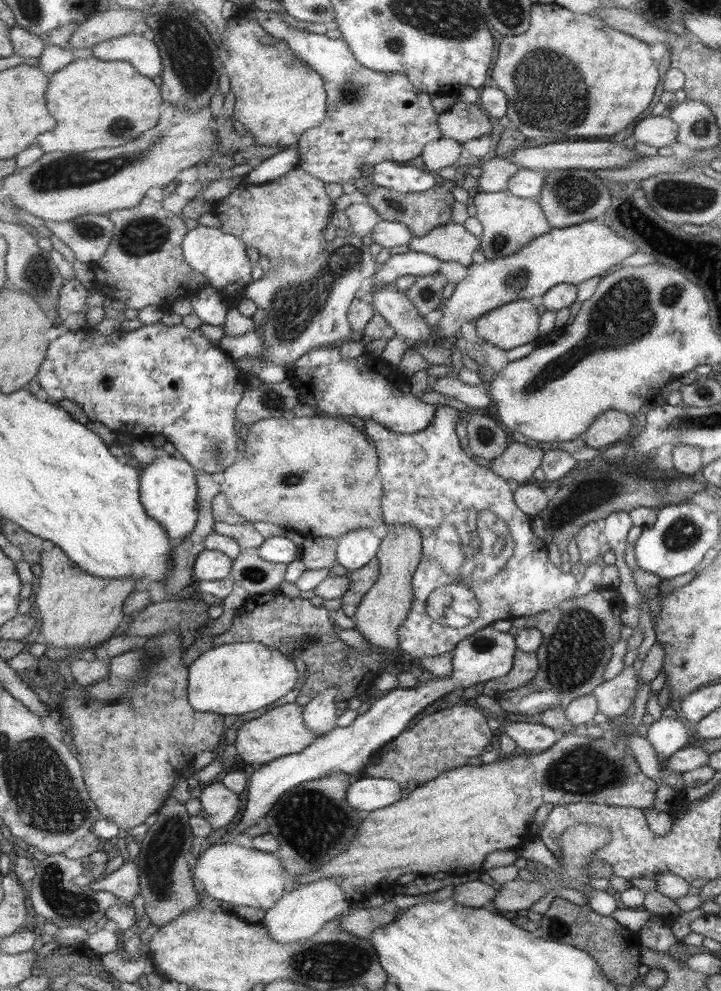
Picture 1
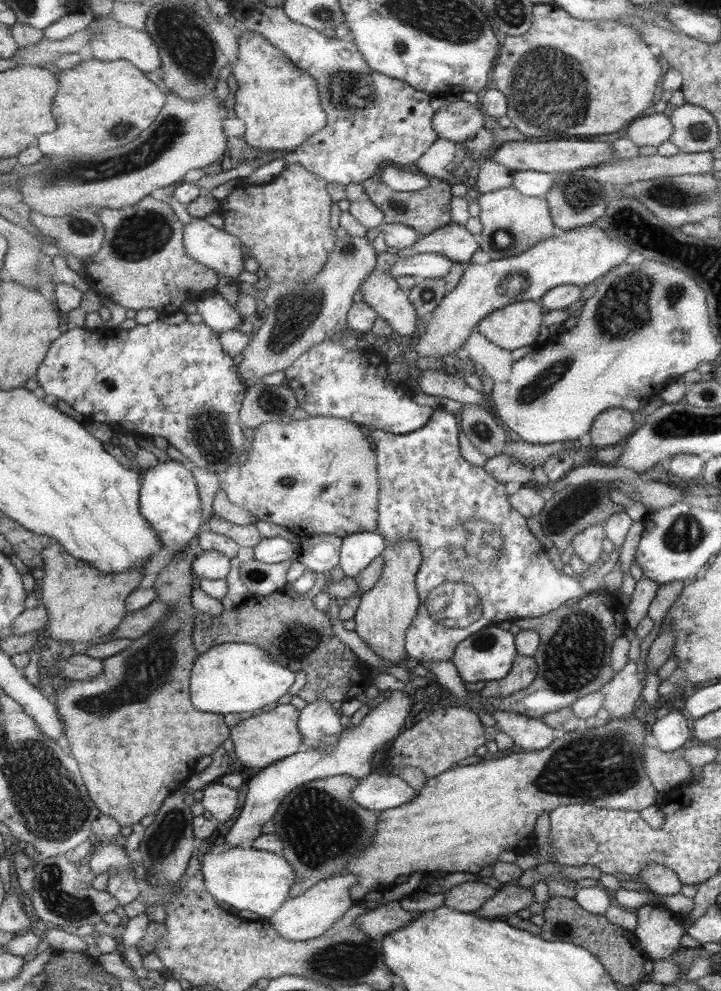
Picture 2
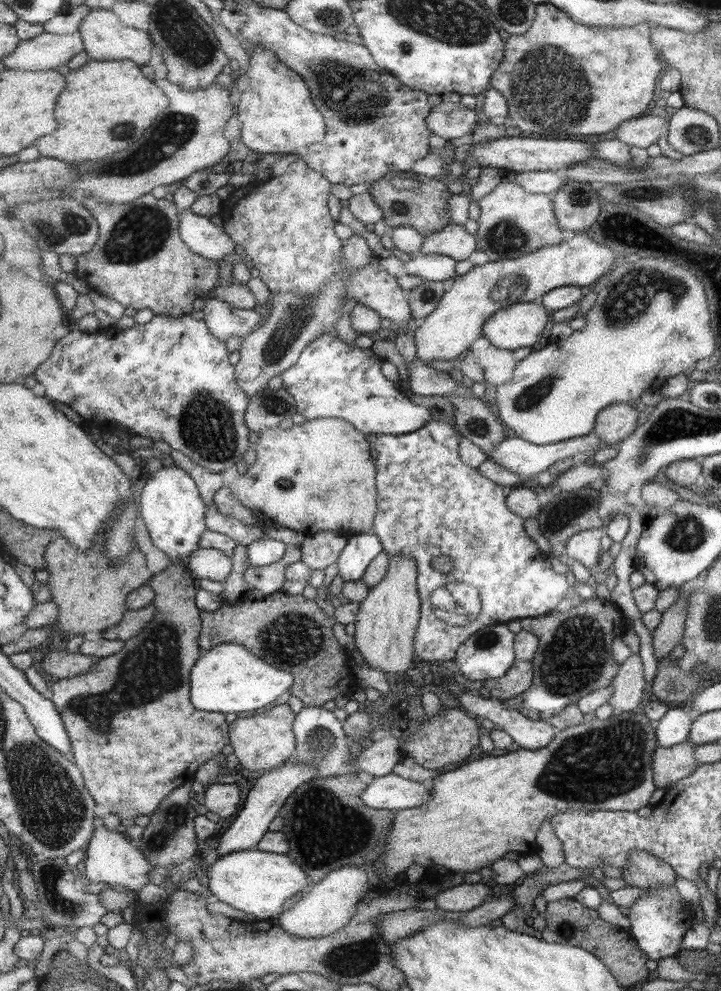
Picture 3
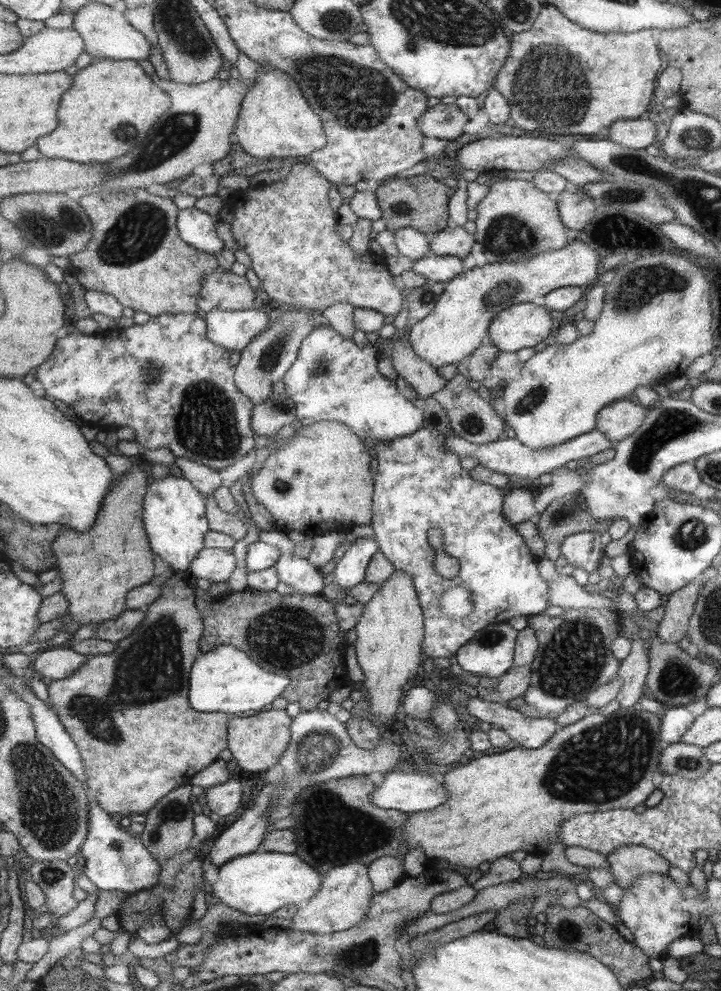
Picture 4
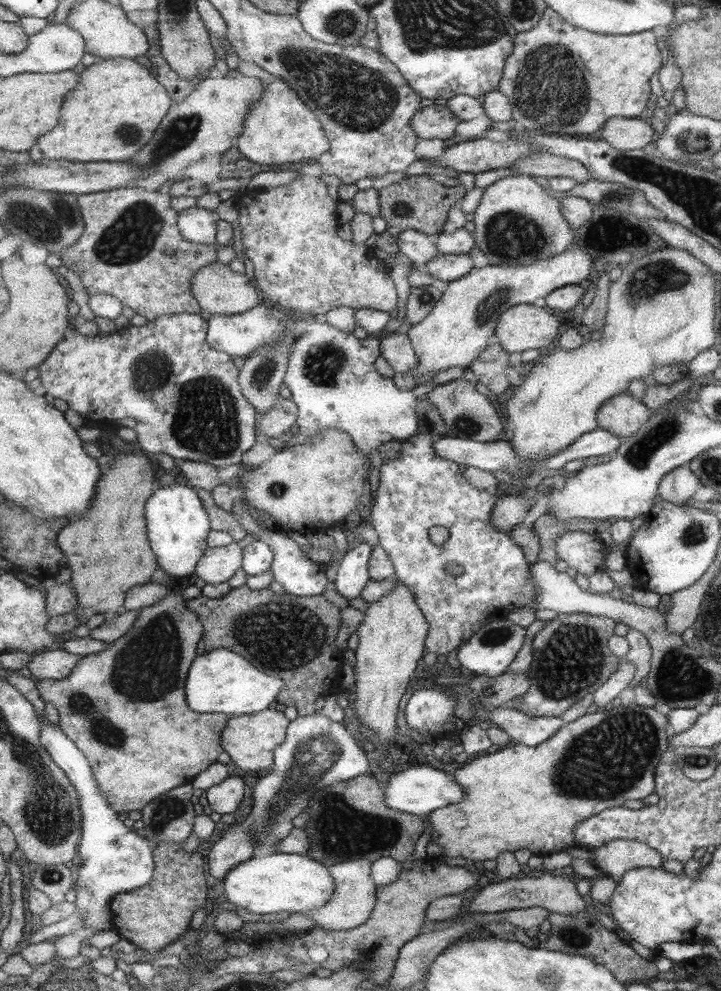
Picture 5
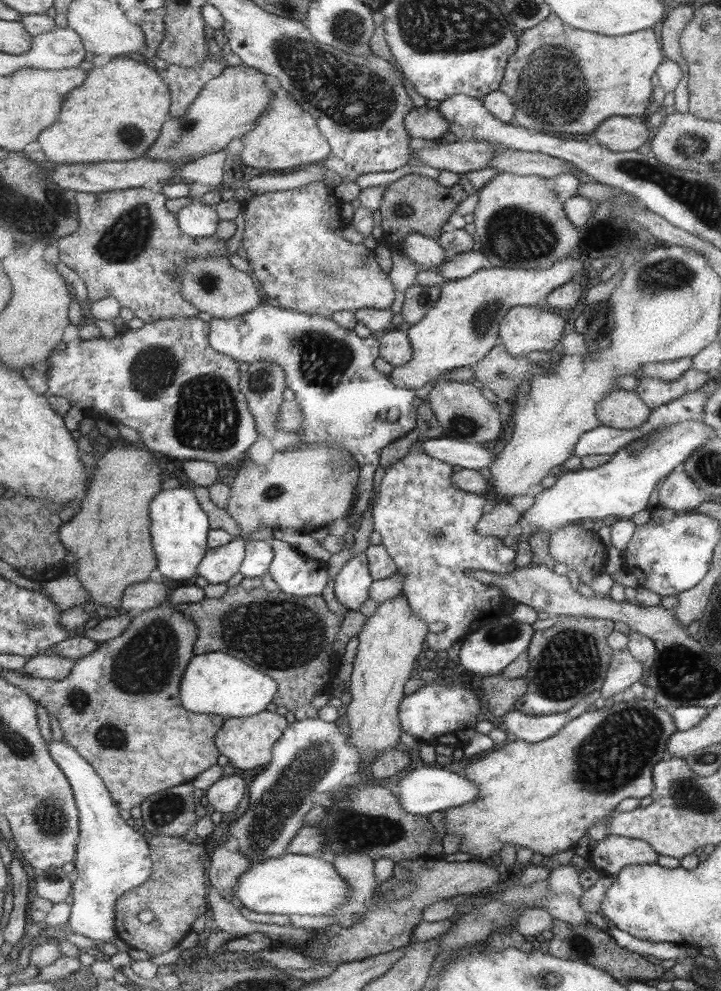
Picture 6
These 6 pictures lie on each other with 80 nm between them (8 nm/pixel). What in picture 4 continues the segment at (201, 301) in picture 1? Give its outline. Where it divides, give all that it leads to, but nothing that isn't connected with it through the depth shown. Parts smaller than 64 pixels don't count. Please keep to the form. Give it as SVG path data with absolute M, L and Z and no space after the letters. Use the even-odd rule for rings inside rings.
M260 306L252 310L225 311L217 308L207 314L208 336L227 351L242 352L259 335L271 329L271 318Z

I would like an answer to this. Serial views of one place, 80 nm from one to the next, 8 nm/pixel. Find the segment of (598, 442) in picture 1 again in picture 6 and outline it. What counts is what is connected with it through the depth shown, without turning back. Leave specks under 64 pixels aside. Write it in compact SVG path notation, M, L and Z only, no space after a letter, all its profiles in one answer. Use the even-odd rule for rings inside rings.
M615 388L595 406L594 420L598 424L619 430L636 429L648 420L649 407L633 391Z

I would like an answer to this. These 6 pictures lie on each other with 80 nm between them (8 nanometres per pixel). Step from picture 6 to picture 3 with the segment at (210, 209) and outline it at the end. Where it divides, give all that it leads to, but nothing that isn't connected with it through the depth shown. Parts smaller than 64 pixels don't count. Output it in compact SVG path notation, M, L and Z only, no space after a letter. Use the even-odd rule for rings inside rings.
M190 209L180 211L180 233L193 252L215 262L221 262L225 256L236 252L236 241L223 227L215 226L211 218Z

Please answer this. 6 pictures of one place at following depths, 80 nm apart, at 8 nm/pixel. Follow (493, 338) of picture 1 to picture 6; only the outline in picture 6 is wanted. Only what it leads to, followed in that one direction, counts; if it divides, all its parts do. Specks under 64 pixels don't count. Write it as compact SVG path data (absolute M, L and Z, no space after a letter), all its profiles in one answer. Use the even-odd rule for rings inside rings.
M517 306L513 307L505 314L503 321L500 323L499 344L505 348L509 356L515 357L535 351L549 351L559 342L561 332L563 332L563 318L543 312L540 308Z

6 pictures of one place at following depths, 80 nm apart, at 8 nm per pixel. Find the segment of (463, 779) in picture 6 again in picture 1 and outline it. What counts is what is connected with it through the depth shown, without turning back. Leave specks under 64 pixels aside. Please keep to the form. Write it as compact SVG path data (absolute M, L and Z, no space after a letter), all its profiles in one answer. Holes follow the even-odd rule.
M365 777L349 788L348 802L355 810L369 814L395 805L404 794L395 779Z

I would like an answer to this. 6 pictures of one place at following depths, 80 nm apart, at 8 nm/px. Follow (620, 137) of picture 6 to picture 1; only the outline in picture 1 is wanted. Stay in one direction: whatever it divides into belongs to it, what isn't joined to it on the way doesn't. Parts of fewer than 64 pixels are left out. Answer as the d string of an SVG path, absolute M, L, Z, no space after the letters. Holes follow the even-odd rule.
M649 115L635 123L632 135L637 142L647 146L670 146L676 142L676 123L666 115Z

